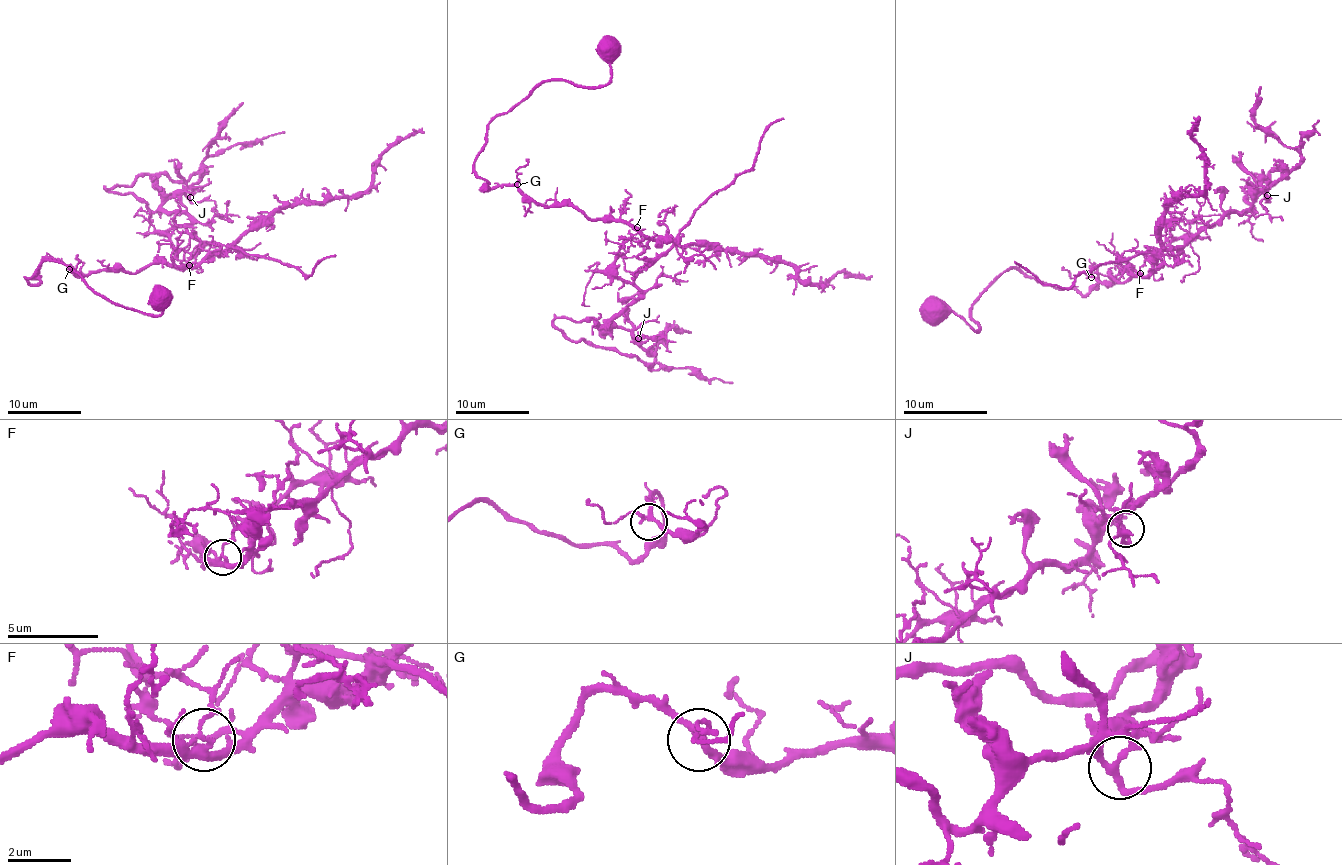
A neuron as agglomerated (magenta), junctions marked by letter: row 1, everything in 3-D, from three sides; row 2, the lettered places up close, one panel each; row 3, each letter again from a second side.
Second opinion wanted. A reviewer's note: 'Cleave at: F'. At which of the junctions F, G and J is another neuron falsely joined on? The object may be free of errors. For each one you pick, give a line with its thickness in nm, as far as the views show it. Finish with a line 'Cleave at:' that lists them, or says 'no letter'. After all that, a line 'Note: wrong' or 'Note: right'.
F: calibre 220 nm
Cleave at: F
Note: right

